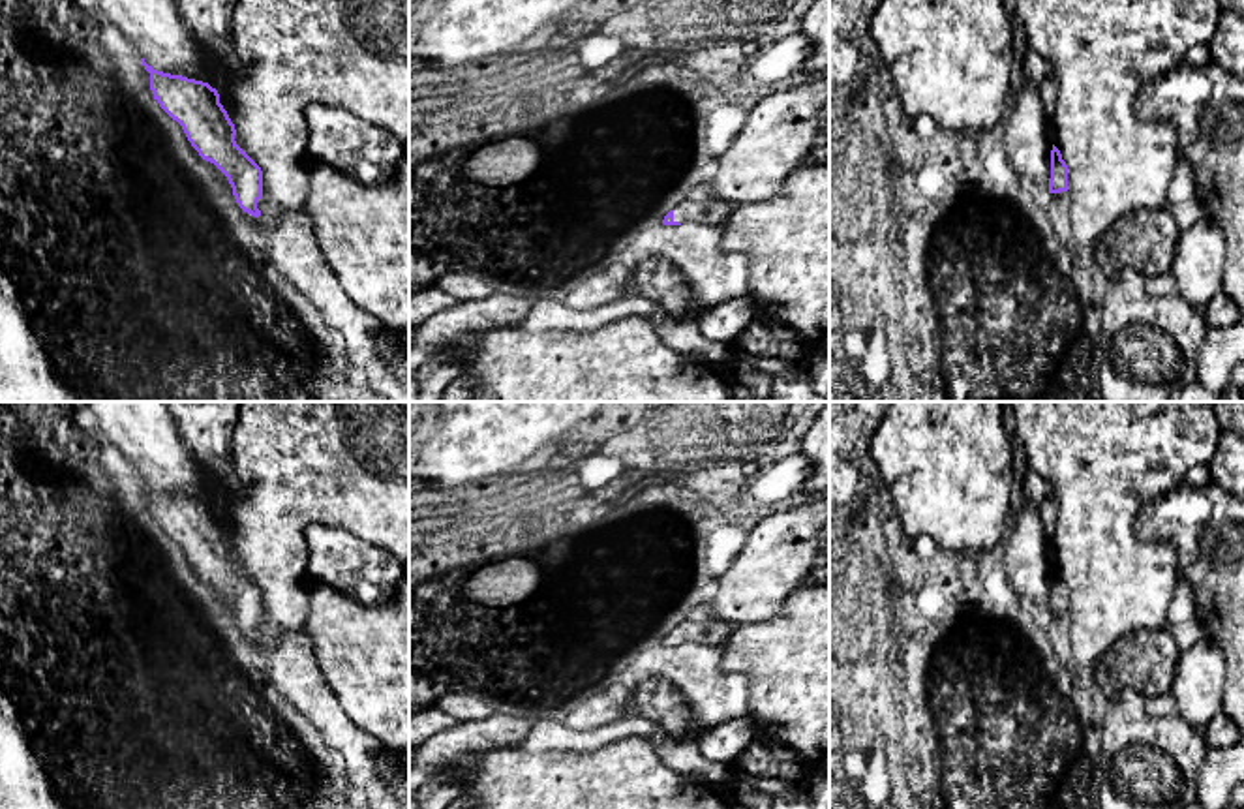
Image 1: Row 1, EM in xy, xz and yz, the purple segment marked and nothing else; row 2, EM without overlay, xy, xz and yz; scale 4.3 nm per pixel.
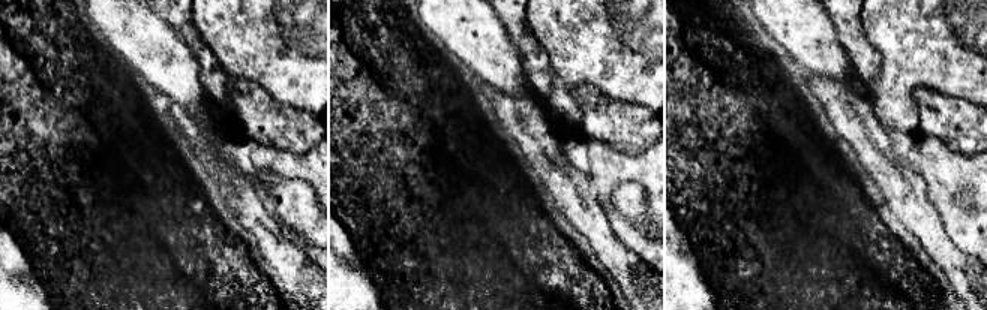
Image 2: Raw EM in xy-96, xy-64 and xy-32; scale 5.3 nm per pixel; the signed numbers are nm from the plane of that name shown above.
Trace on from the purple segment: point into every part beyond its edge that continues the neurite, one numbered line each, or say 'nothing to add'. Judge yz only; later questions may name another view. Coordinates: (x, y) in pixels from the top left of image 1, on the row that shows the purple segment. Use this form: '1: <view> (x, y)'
1: yz (1059, 205)

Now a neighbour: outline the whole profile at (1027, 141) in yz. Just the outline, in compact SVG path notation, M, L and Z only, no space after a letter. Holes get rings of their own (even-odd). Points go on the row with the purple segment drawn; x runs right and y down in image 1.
M1026 83L1019 92L1000 145L1017 178L1028 190L1045 197L1051 178L1053 135L1051 118L1034 84Z

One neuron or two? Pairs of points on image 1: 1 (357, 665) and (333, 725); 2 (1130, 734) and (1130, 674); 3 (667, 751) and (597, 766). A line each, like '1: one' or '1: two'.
1: two
2: two
3: two

